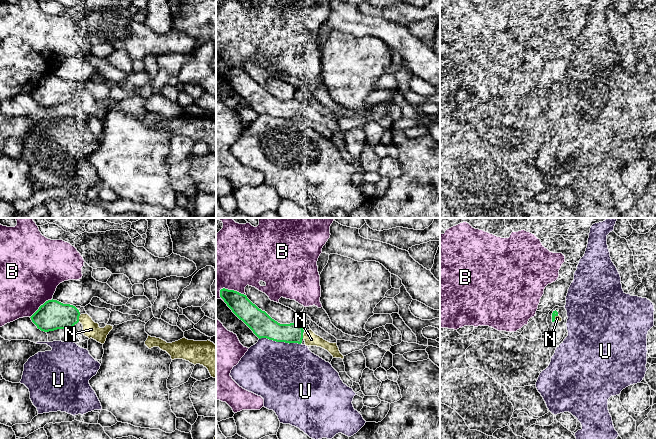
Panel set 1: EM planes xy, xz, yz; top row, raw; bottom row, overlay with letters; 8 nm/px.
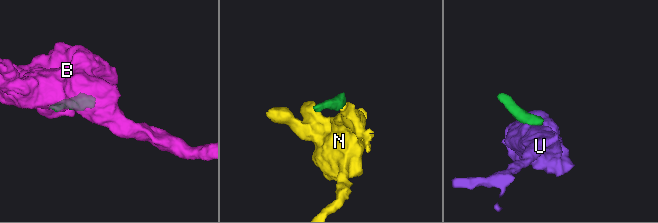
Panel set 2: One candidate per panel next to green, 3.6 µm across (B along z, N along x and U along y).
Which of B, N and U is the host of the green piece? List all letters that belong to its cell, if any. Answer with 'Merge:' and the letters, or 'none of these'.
Merge: N

